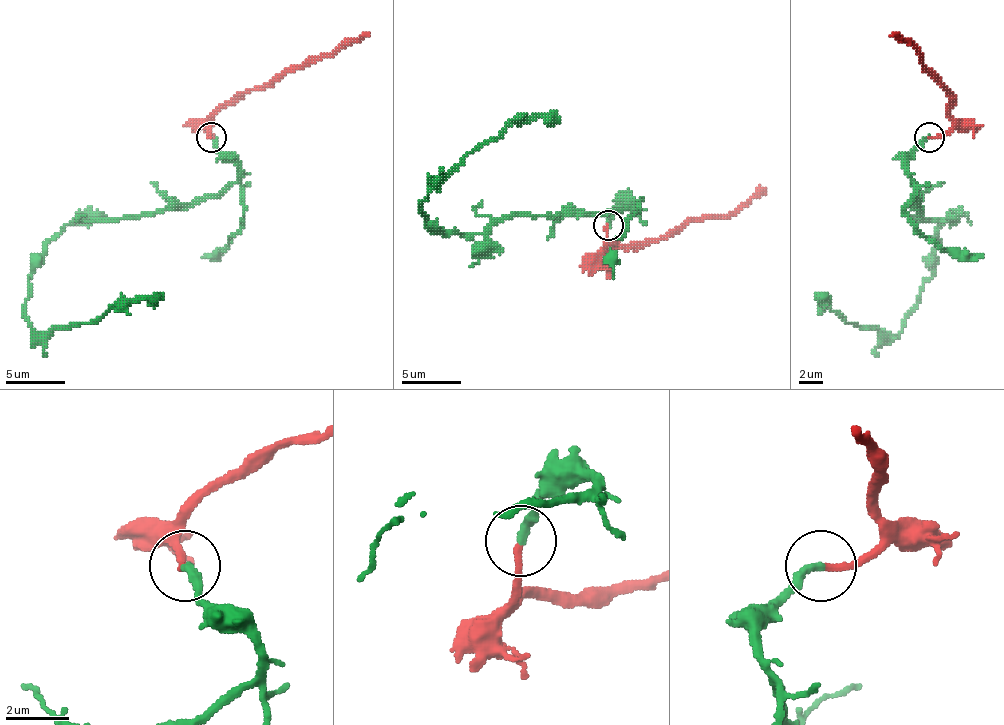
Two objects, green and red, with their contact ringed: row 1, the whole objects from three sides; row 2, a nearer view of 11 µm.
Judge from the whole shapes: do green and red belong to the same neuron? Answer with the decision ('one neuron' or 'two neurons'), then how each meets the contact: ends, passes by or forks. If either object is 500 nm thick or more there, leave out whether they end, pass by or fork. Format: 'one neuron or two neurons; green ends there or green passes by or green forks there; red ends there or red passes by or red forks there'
one neuron; green ends there; red ends there

